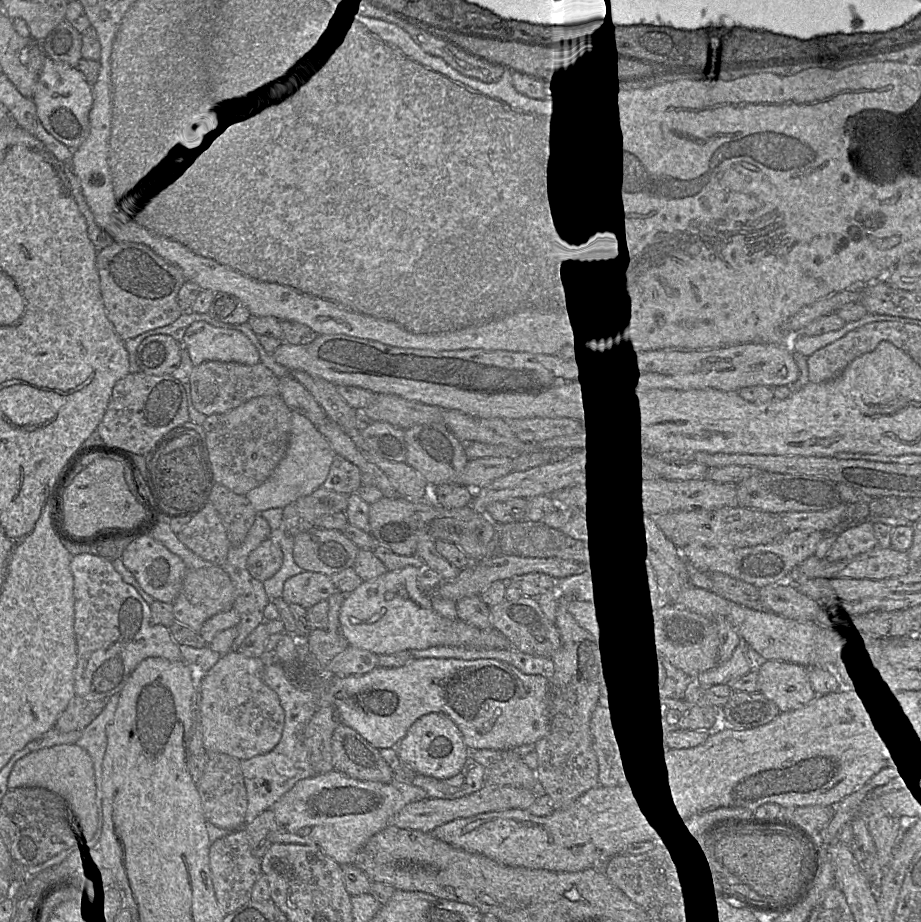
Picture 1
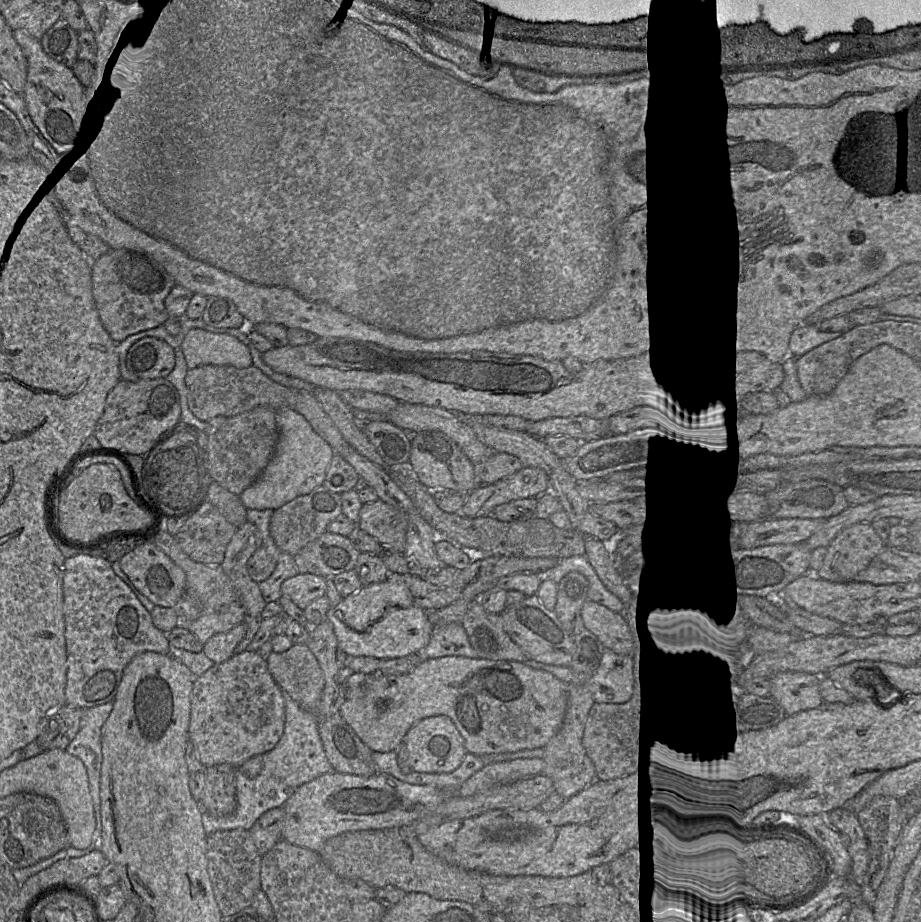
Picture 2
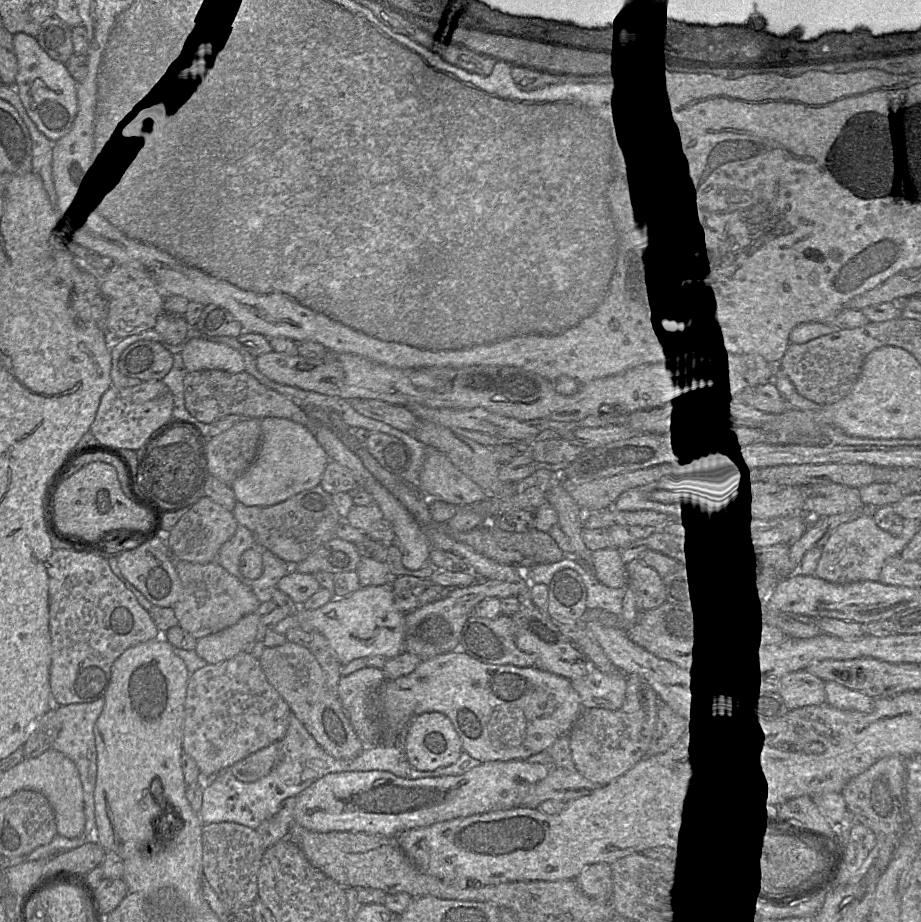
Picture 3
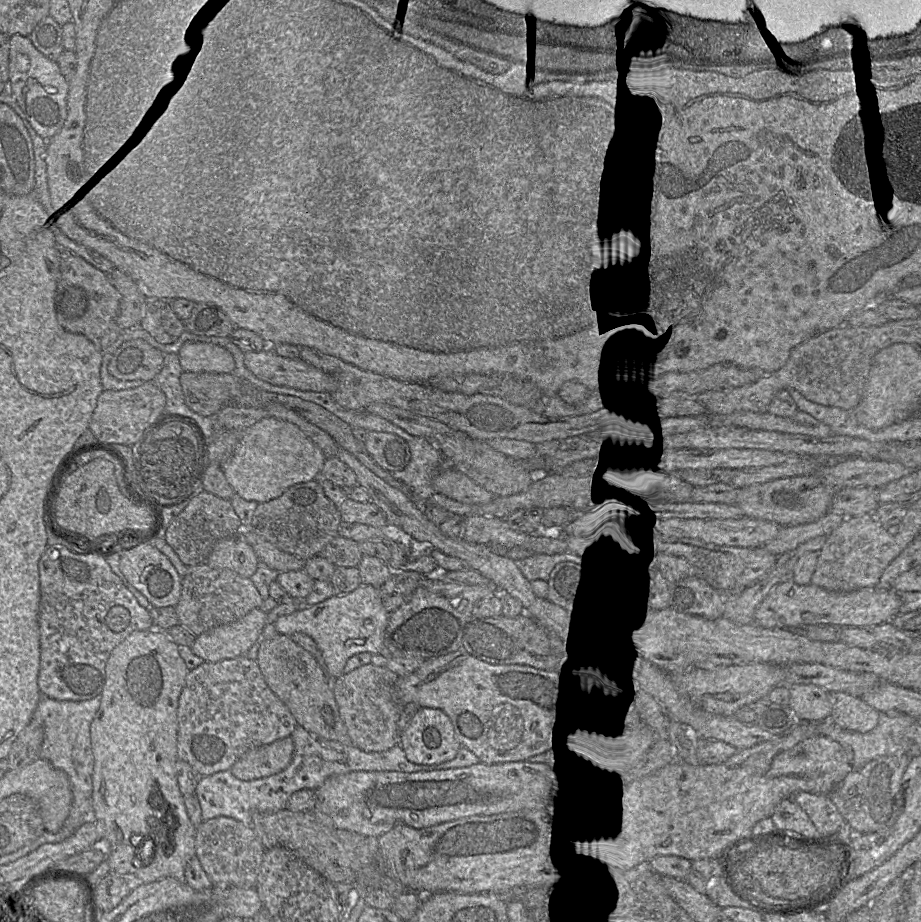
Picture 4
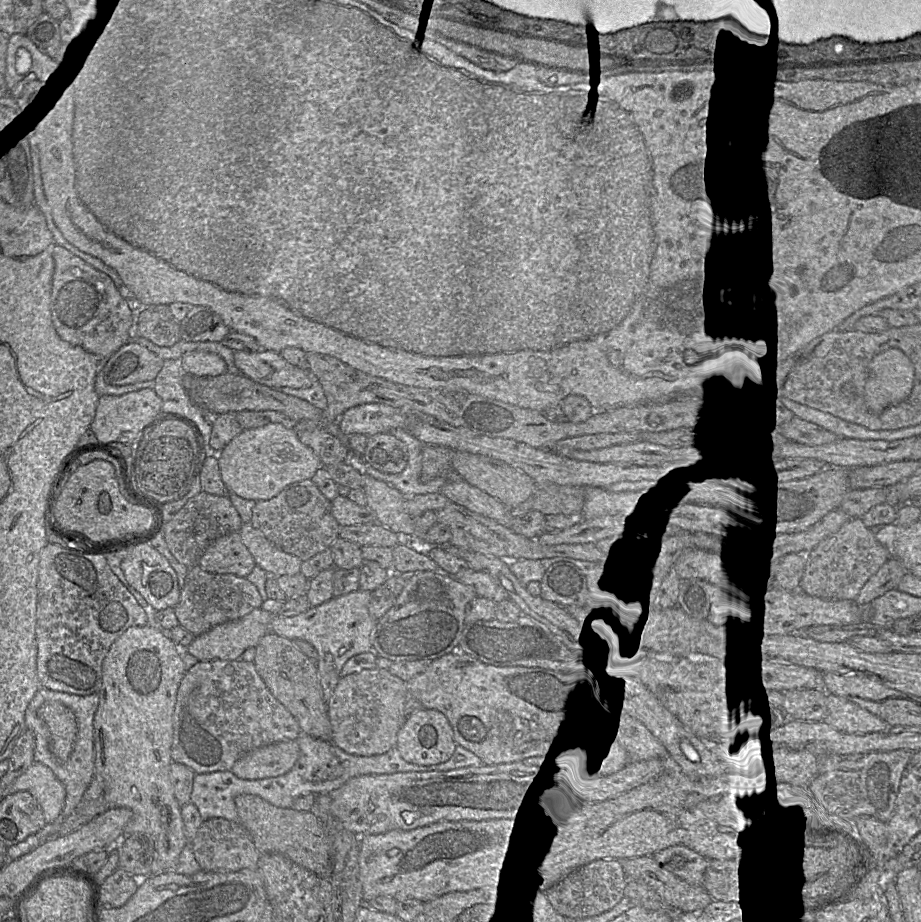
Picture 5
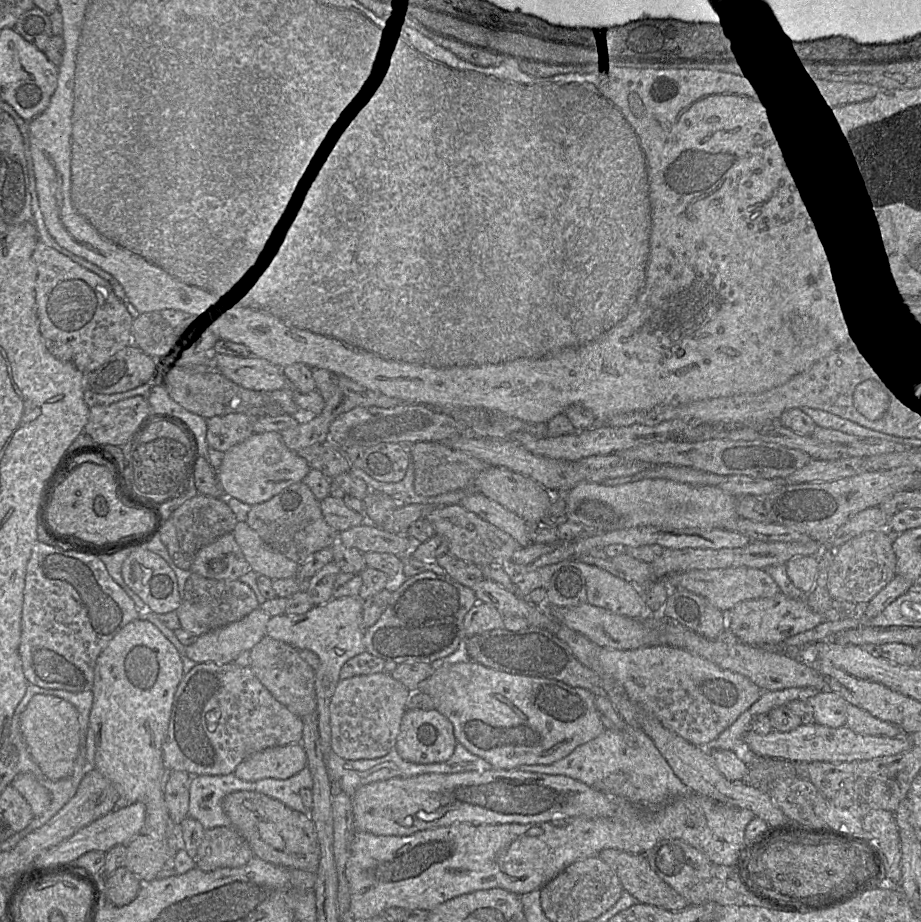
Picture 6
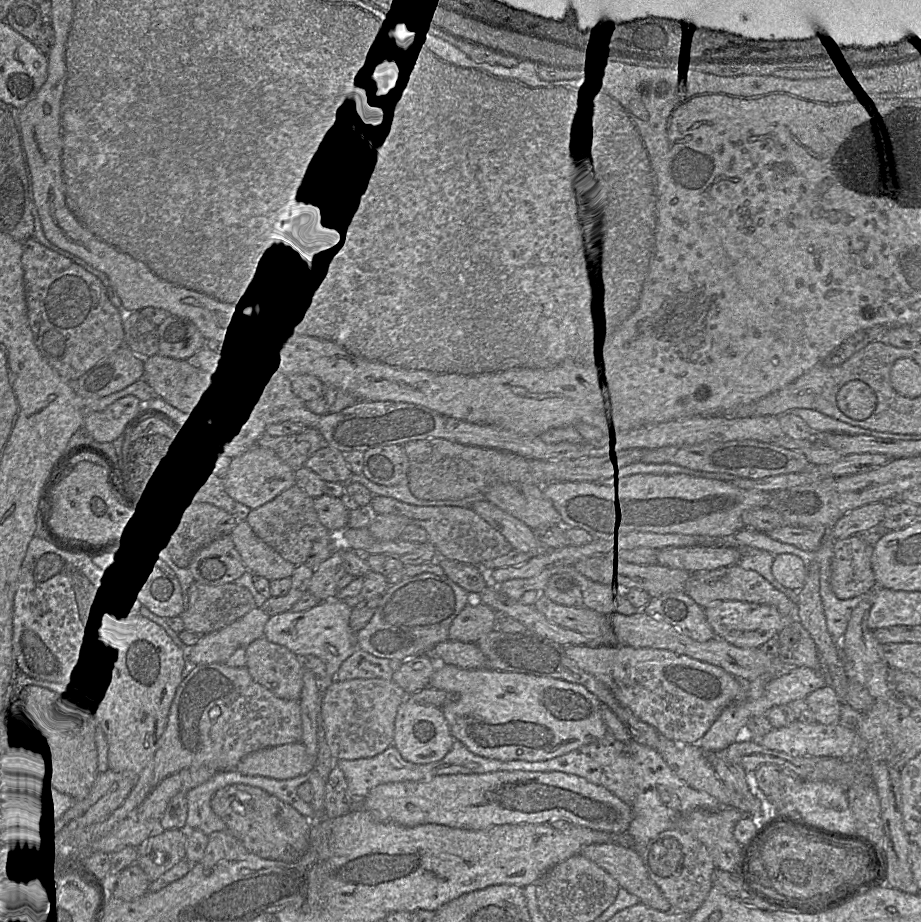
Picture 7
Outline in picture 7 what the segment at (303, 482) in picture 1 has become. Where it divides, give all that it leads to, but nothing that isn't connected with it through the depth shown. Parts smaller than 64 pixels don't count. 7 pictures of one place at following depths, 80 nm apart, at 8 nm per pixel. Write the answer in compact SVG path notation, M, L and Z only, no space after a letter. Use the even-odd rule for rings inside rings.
M253 443L232 454L230 467L223 478L228 493L236 502L255 509L294 486L295 469L285 464L273 450Z

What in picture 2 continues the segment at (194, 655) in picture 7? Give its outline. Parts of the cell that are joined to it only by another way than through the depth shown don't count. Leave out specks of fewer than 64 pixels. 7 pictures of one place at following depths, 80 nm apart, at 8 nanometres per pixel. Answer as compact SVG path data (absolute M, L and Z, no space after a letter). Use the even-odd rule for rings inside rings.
M239 623L232 629L211 636L204 644L202 652L215 664L220 664L232 655L246 633L246 624Z

